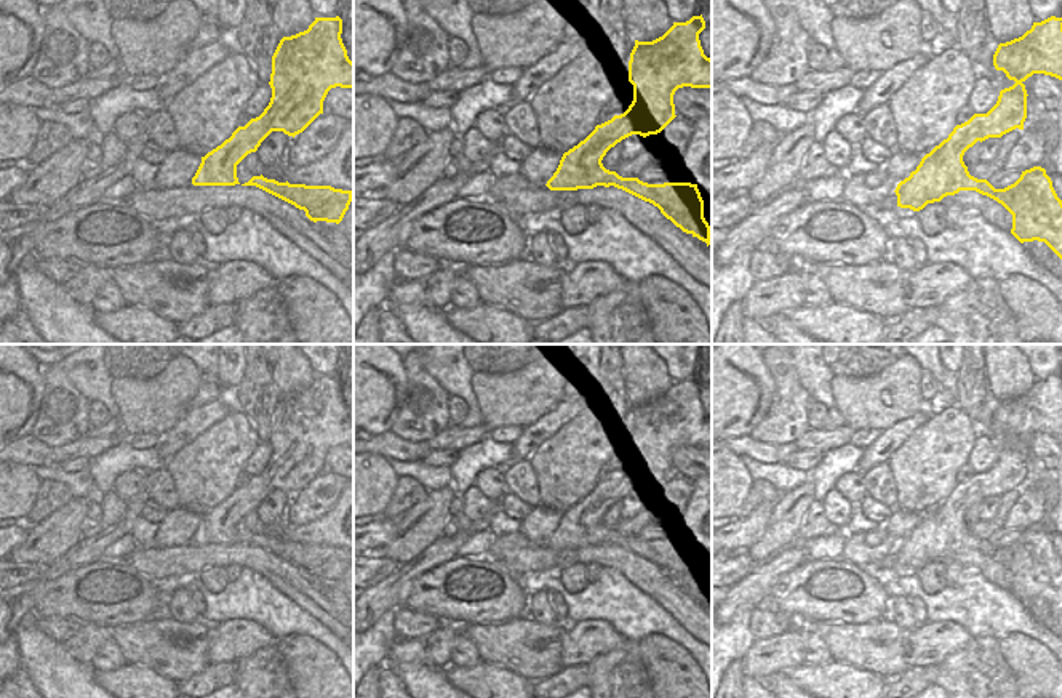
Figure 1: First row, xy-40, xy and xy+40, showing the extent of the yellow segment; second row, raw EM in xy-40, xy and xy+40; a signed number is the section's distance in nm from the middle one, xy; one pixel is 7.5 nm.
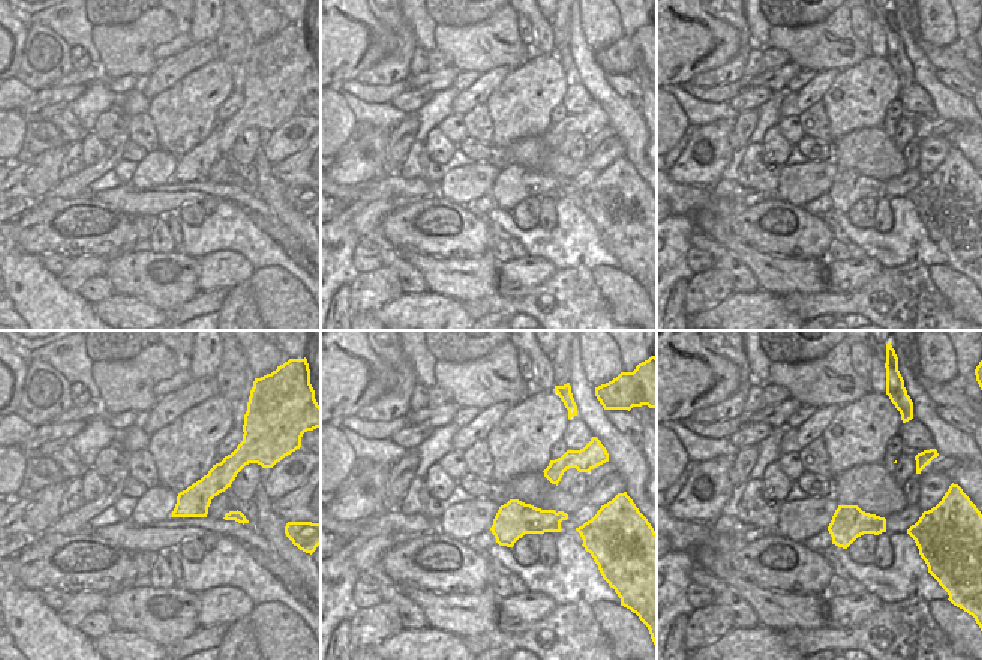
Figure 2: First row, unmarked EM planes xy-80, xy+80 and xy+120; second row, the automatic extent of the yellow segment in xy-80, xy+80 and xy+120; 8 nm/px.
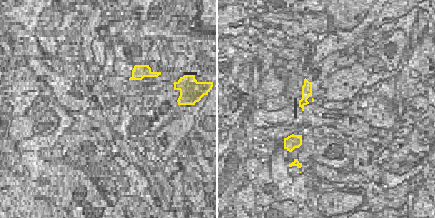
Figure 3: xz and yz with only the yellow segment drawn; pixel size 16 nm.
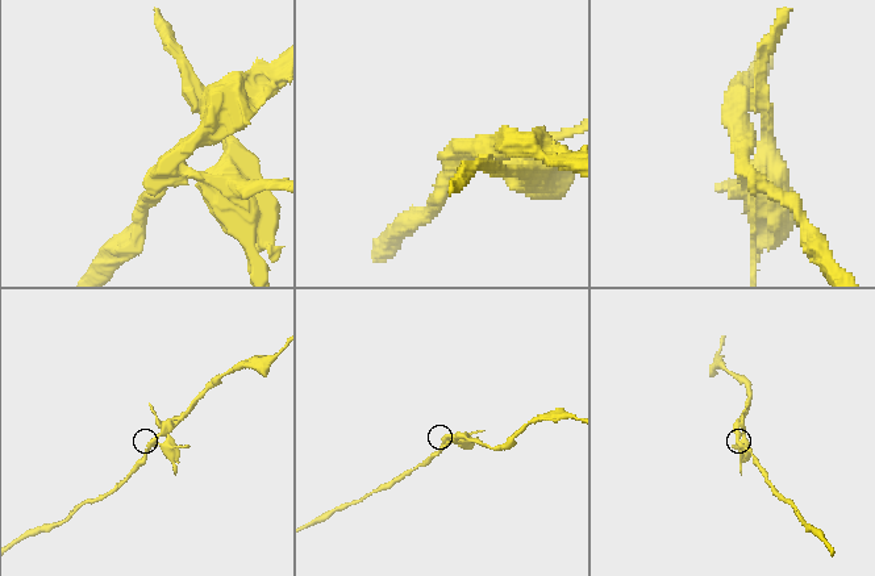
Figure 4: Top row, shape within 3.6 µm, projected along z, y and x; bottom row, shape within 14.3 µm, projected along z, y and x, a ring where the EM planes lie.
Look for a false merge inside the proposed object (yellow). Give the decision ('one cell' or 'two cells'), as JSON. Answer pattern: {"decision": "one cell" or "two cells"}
{"decision": "two cells"}

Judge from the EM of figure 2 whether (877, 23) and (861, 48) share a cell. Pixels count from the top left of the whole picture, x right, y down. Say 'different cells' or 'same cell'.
different cells

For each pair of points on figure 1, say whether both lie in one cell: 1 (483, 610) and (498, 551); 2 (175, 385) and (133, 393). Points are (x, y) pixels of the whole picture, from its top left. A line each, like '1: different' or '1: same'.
1: different
2: same

